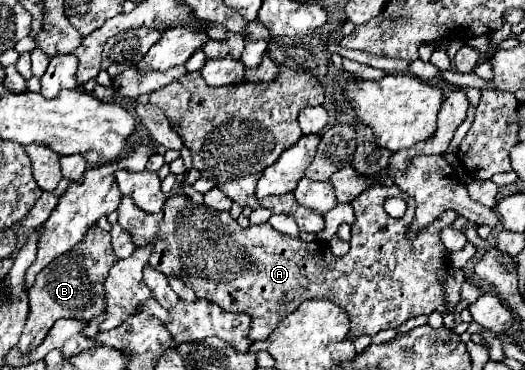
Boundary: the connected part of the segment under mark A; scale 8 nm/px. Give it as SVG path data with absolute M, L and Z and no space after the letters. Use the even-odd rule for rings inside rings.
M375 185L375 187L367 189L361 197L357 197L351 205L353 205L353 209L355 209L355 223L352 225L351 238L349 241L351 249L349 249L349 253L343 255L343 257L331 255L331 249L329 249L329 243L327 243L327 241L311 241L311 243L307 243L307 241L297 239L297 237L287 237L287 235L275 231L269 223L241 227L241 225L231 217L229 211L213 211L213 209L209 209L209 207L205 207L205 205L195 205L189 197L183 197L183 195L173 195L173 197L169 197L167 203L163 205L163 209L161 209L159 213L155 213L155 215L141 211L129 197L123 197L123 199L121 199L121 205L119 205L117 211L119 211L119 225L131 233L135 245L153 245L153 255L151 255L151 261L149 261L153 269L161 271L161 273L167 275L167 277L179 277L179 279L187 281L187 287L191 287L191 289L197 293L199 299L213 301L213 303L221 305L221 309L227 309L227 311L243 311L243 313L251 315L251 317L253 317L253 329L251 329L251 335L249 335L249 337L251 337L253 341L267 339L267 335L273 333L273 331L279 327L281 319L287 317L287 315L289 315L295 307L299 307L299 303L305 301L305 299L327 299L327 301L339 305L339 307L349 315L349 319L351 319L351 327L349 327L350 340L359 337L359 335L369 335L369 337L373 337L375 333L379 333L379 331L383 331L383 329L399 327L401 323L405 323L407 319L411 319L411 317L415 317L415 315L431 315L433 311L437 311L437 313L441 313L441 315L447 313L447 307L445 307L447 301L445 301L443 281L445 281L445 273L447 273L447 269L449 269L449 251L447 251L445 245L441 243L439 233L441 233L441 229L453 225L453 221L457 219L457 213L455 213L455 211L445 211L445 215L441 215L441 219L437 219L433 225L429 225L427 229L423 229L423 231L419 233L417 241L407 241L407 239L405 239L405 231L409 229L409 225L411 225L411 221L413 221L415 203L413 203L413 197L409 197L407 193L403 193L399 187L395 187L395 185L391 185L391 187L387 187L387 185ZM389 197L401 197L401 199L407 201L405 217L393 219L393 217L389 217L389 215L385 213L383 203L385 203L385 199L389 199Z

